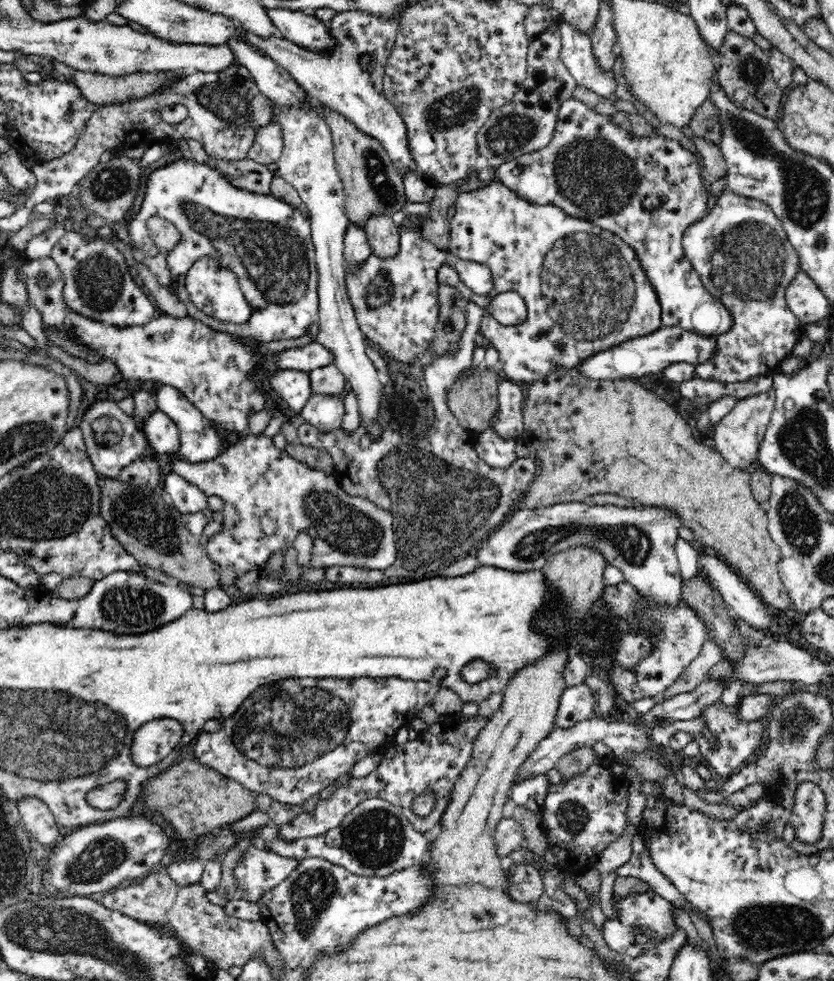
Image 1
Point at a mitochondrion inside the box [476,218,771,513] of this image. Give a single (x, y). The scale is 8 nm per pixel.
(585, 288)

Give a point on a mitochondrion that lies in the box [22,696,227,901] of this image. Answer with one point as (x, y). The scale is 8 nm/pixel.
(99, 859)

